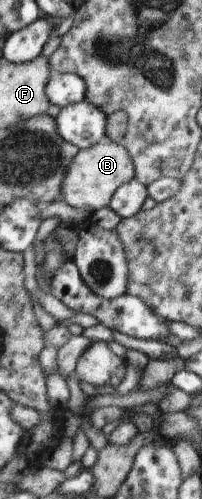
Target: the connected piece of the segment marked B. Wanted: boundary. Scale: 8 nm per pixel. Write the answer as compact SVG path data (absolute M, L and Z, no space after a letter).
M103 139L88 149L80 149L72 159L60 188L61 199L71 207L93 213L108 207L116 189L134 178L133 161L123 144Z

